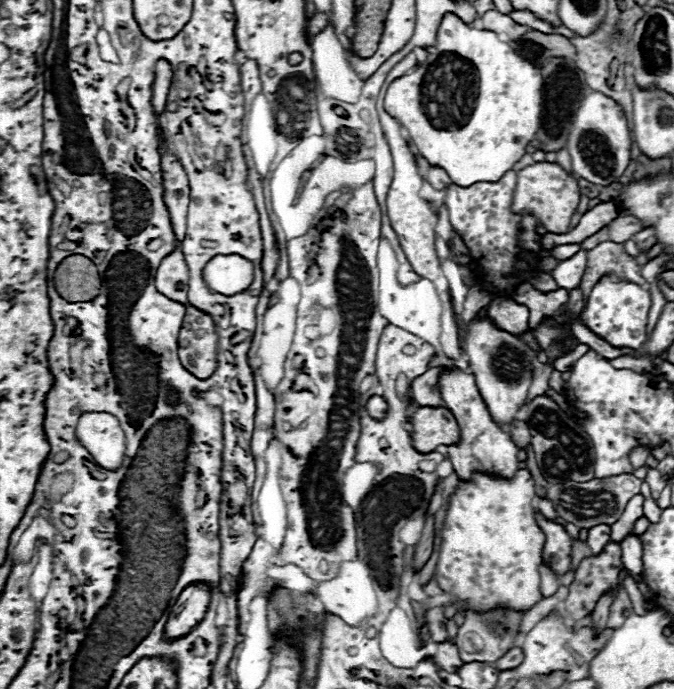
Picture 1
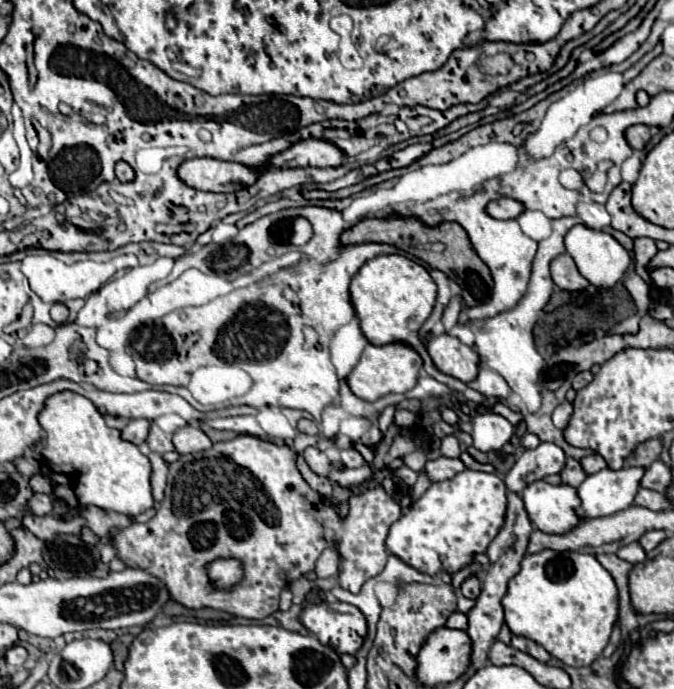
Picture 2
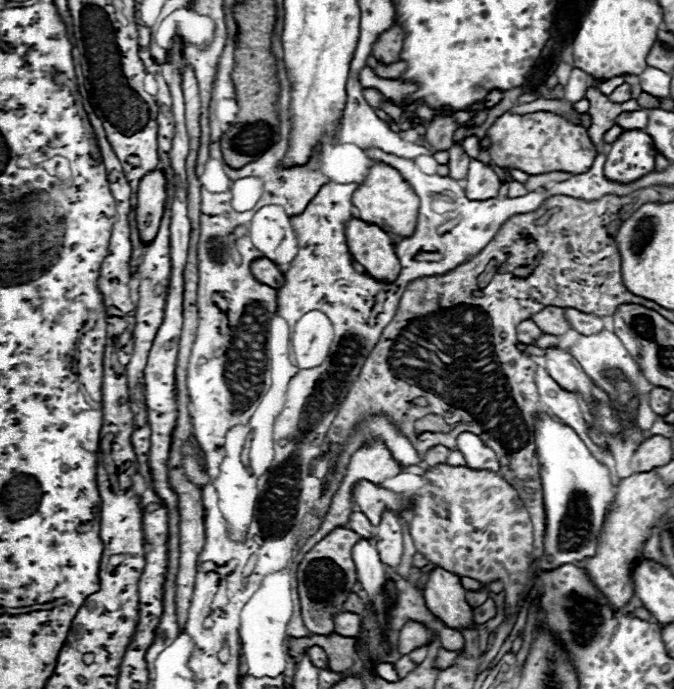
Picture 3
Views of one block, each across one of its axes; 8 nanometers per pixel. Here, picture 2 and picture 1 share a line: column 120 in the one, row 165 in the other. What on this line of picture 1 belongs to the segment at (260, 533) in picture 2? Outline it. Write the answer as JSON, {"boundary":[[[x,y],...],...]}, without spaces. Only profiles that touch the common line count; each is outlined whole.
{"boundary":[[[536,162],[518,172],[518,184],[512,198],[512,212],[532,214],[550,234],[564,234],[570,228],[572,214],[580,202],[580,186],[574,176],[570,176],[556,162]]]}

